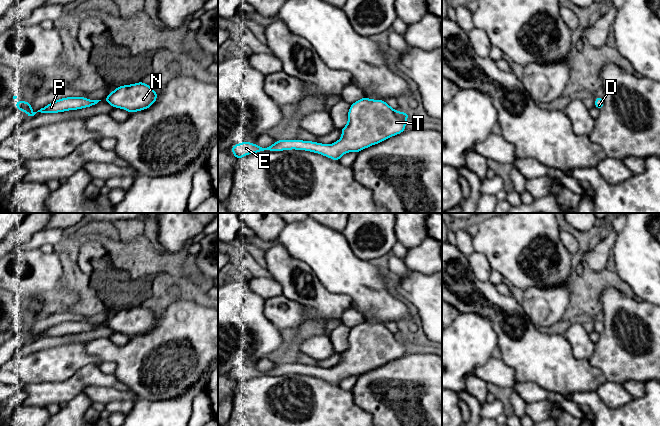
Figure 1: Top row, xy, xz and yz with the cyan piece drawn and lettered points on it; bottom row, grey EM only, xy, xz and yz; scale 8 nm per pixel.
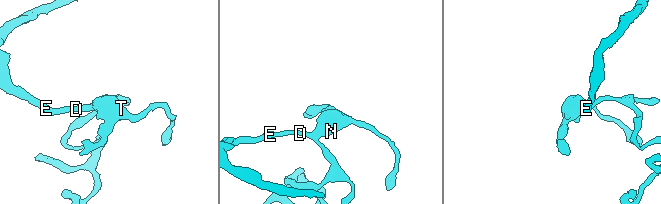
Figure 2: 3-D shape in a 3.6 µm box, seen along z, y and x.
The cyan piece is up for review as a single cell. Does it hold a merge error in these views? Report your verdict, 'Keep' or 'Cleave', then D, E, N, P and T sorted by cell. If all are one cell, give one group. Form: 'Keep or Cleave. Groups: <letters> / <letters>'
Keep. Groups: D E N P T

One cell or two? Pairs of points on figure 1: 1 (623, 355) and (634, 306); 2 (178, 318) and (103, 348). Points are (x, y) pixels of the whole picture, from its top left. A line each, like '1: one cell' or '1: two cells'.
1: one cell
2: one cell

